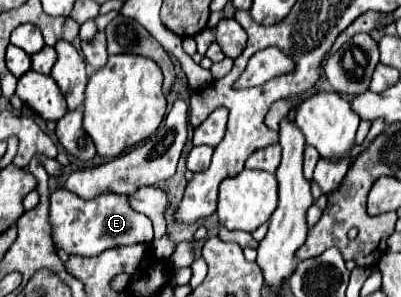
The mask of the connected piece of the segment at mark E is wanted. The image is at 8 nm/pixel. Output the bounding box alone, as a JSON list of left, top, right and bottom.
[47,185,153,257]

